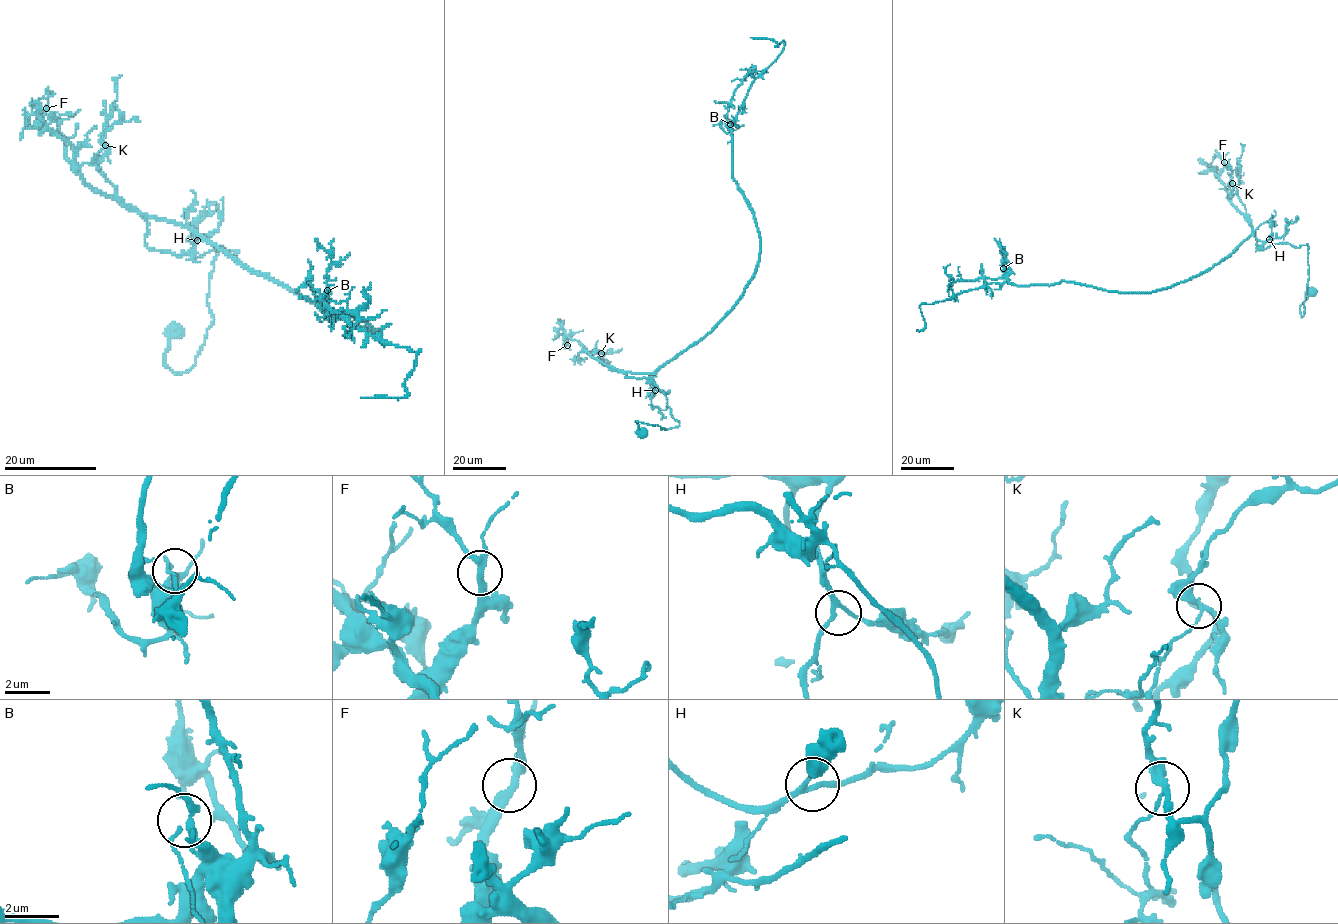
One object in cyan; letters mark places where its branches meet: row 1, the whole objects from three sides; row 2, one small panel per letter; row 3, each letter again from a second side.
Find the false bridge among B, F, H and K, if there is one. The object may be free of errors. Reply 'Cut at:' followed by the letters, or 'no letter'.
Cut at: K

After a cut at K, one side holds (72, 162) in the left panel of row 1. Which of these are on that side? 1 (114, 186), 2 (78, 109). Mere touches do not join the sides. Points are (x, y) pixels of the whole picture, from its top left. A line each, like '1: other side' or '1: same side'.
1: other side
2: same side

